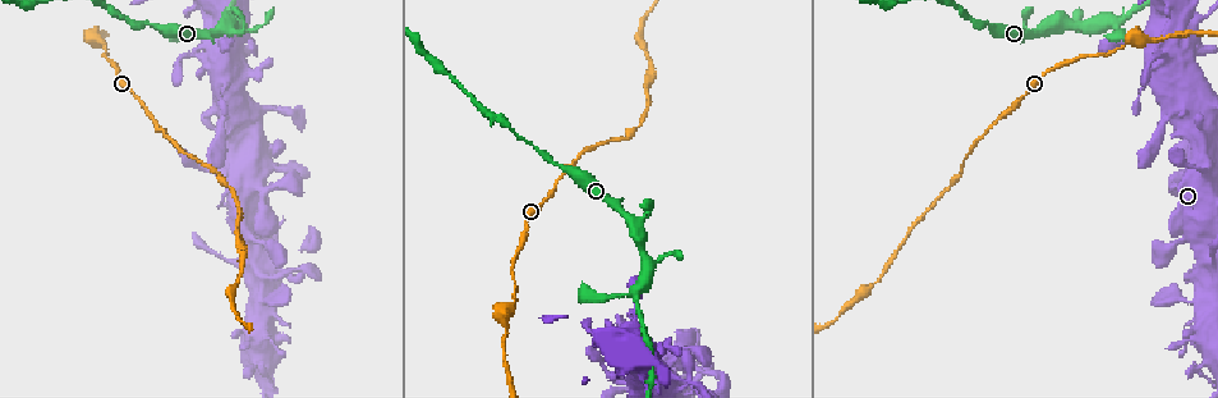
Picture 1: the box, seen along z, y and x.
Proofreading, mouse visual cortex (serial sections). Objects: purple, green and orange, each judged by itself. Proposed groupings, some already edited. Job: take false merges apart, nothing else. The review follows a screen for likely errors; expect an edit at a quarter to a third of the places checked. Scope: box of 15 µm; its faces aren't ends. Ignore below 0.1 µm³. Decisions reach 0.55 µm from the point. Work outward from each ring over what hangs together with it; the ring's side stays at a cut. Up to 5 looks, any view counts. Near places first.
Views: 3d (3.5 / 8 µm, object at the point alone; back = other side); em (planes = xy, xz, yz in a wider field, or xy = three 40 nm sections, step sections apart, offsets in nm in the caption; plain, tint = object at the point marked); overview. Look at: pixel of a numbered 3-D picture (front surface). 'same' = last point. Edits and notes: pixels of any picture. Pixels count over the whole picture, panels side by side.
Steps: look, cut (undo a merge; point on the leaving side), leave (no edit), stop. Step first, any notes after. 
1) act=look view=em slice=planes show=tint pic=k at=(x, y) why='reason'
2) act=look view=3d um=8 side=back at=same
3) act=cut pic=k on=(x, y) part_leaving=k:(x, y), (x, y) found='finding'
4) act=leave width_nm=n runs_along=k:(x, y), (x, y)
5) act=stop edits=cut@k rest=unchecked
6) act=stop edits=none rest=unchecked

act=look view=3d um=3.5 pic=1 at=(1114, 22) why='three-way junction'

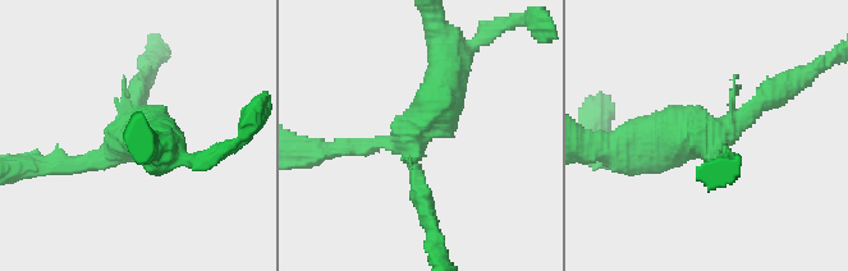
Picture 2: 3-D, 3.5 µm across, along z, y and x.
act=look view=em slice=xy step=1 show=tint pic=2 at=(410, 141)

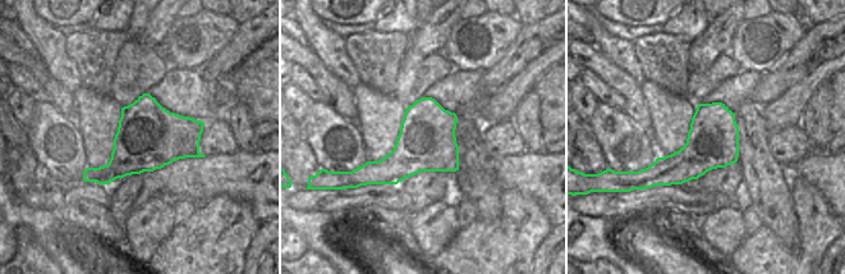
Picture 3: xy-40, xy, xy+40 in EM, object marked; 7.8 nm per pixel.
act=leave runs_along=2:(447, 64), (412, 139), (337, 146) found='all the same cell'

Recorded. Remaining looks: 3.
act=look view=3d um=3.5 pic=1 at=(260, 206) why='small branch off a trunk'

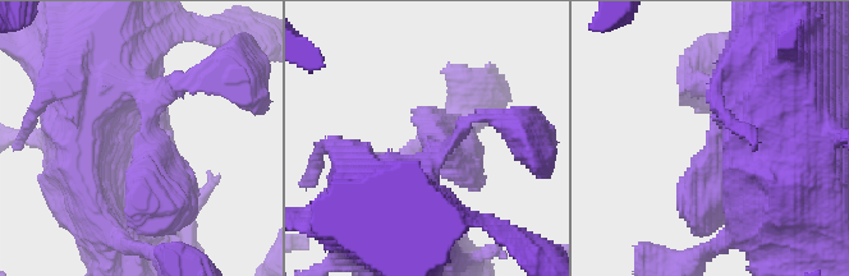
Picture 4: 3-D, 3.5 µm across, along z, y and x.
act=look view=em slice=xy step=5 show=tint pic=4 at=(435, 146)

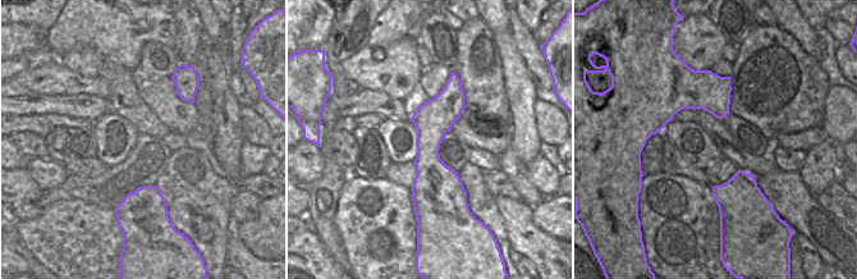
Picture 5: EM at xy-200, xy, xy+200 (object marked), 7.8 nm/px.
act=look view=em slice=xy step=2 show=tint at=same

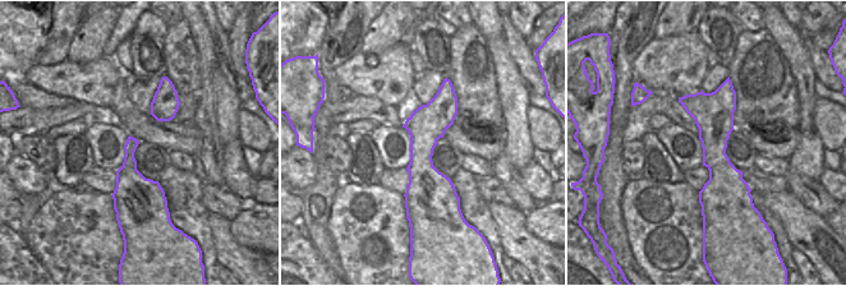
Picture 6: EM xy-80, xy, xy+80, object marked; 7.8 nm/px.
act=leave runs_along=6:(446, 82), (424, 128), (413, 210) found='continuous, no second cell'

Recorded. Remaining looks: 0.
act=stop edits=none rest=unchecked

